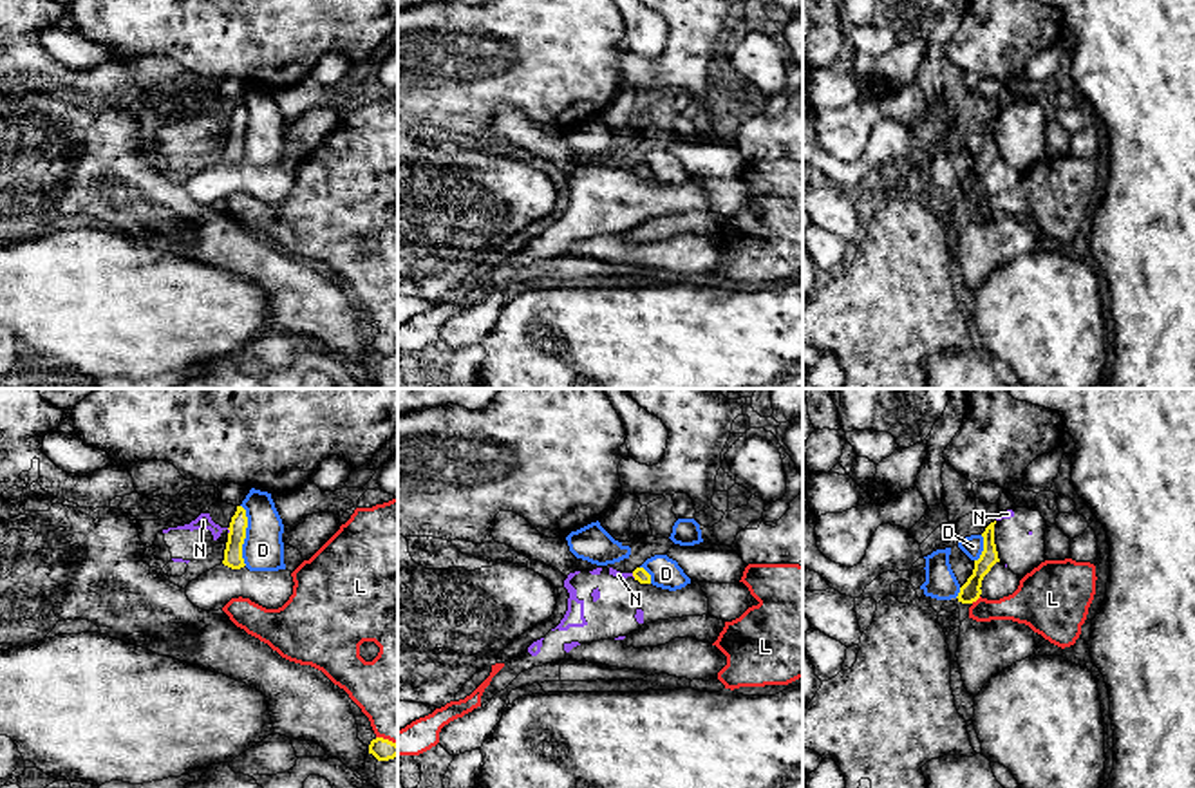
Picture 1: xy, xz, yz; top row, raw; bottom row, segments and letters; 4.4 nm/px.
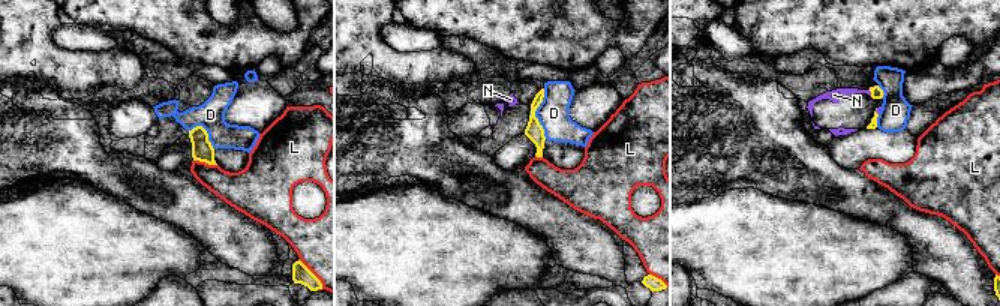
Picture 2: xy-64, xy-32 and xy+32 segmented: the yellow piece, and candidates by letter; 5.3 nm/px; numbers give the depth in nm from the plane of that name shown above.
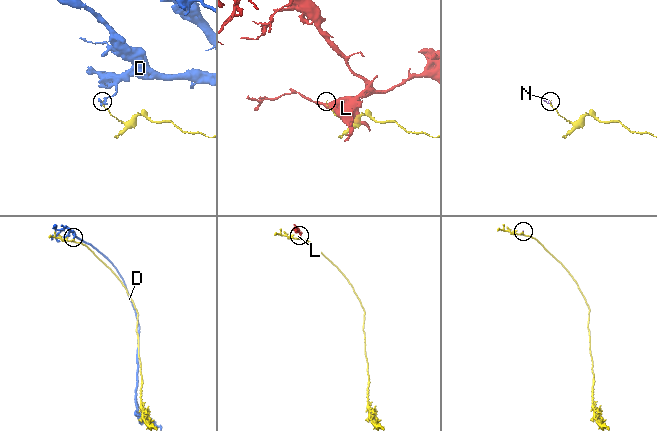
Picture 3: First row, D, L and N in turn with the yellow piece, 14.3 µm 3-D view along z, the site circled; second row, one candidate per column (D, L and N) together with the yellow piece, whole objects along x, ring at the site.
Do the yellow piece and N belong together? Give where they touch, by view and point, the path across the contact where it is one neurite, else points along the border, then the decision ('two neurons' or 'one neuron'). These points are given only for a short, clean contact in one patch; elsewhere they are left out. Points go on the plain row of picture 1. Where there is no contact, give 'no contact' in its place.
meets yellow in xy at (230, 127); border along xy (226, 123), (228, 129); two neurons

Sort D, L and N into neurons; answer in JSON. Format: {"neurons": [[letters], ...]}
{"neurons": [["D"], ["L"], ["N"]]}

